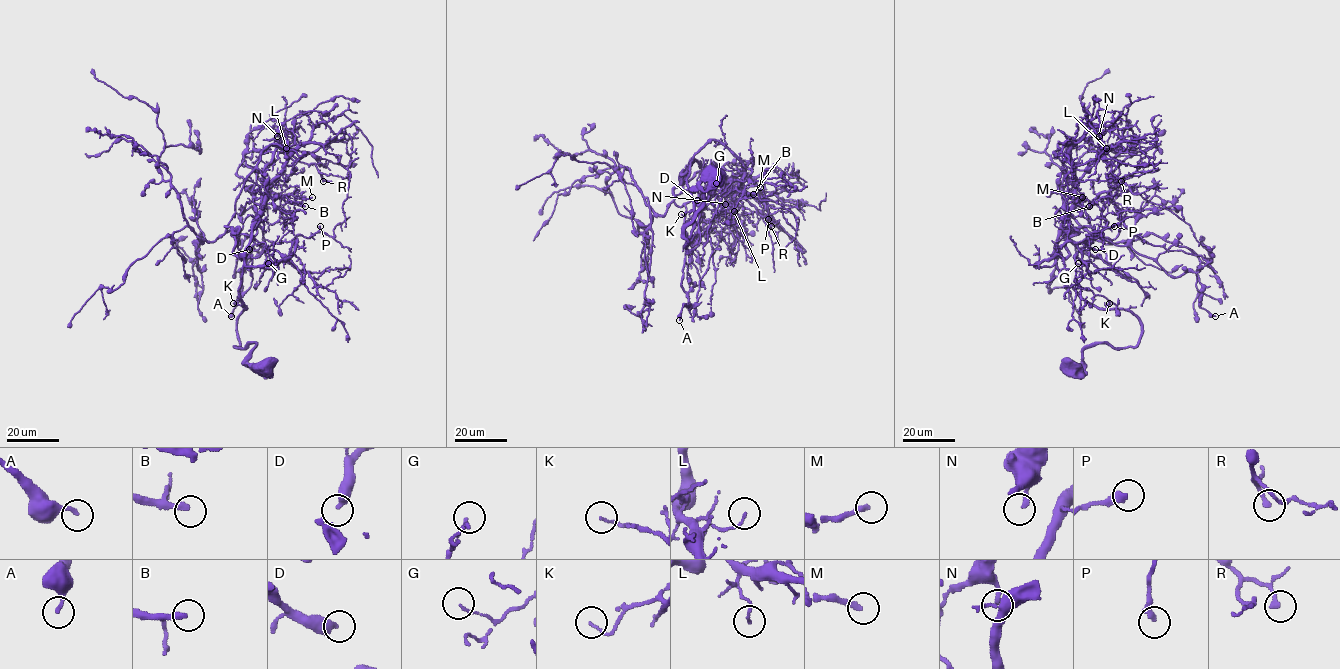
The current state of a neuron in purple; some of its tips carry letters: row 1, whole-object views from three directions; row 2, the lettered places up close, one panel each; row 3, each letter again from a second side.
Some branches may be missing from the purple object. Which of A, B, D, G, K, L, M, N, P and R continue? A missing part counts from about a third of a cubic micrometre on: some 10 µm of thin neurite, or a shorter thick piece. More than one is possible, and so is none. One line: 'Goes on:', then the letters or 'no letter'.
Goes on: B, M

